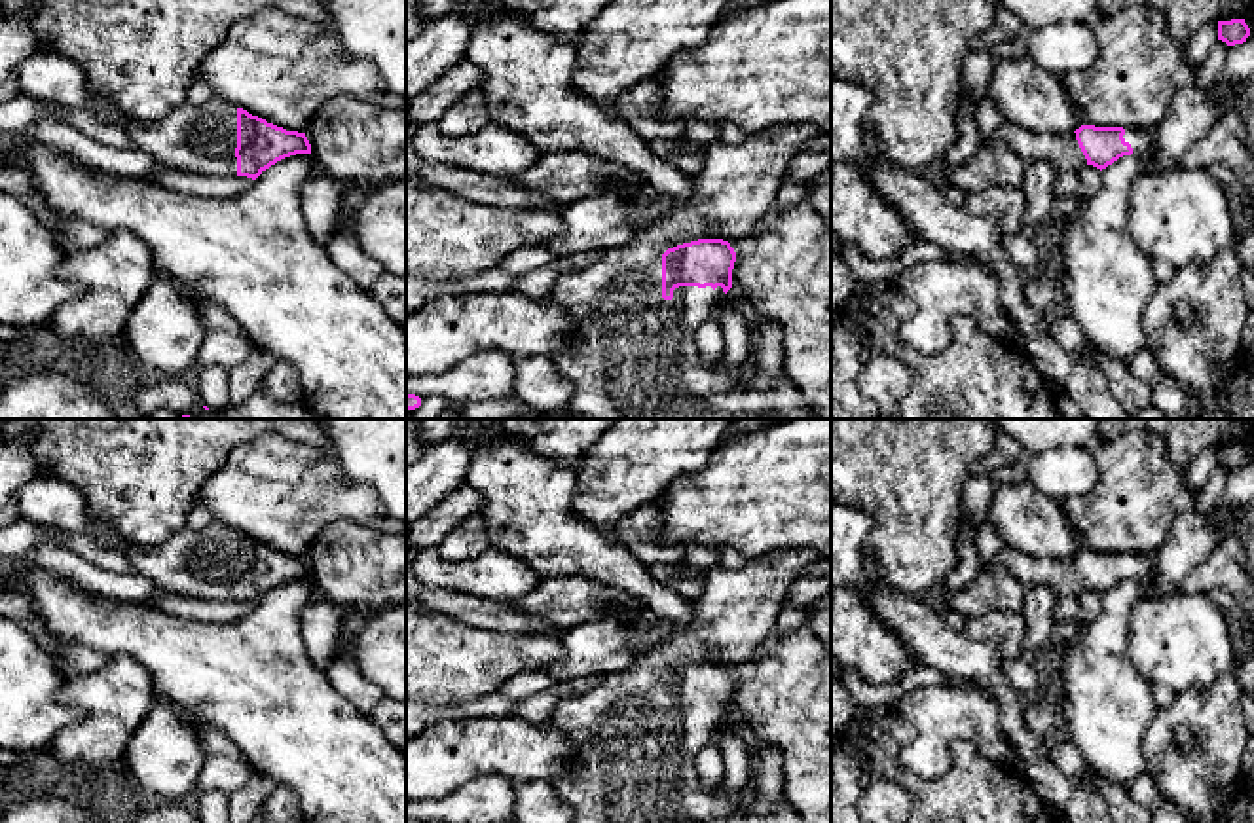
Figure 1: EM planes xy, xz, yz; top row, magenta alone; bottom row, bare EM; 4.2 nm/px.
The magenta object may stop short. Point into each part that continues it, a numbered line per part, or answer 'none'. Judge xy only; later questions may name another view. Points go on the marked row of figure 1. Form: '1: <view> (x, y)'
1: xy (202, 139)

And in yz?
1: yz (1061, 150)

